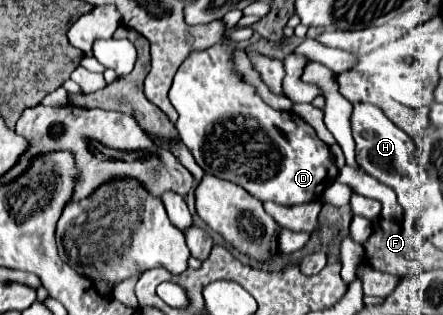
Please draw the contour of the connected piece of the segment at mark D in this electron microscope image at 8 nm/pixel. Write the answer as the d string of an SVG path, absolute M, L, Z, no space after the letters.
M217 43L203 51L193 51L175 75L169 99L179 113L175 123L179 137L193 153L197 165L205 173L241 185L261 201L275 201L279 205L309 203L319 199L325 187L329 187L339 175L329 147L317 137L309 123L305 123L295 113L279 113L271 109L259 97L259 93L255 93L255 89L251 89L251 85L239 77L239 71L233 67L233 47L227 43Z

